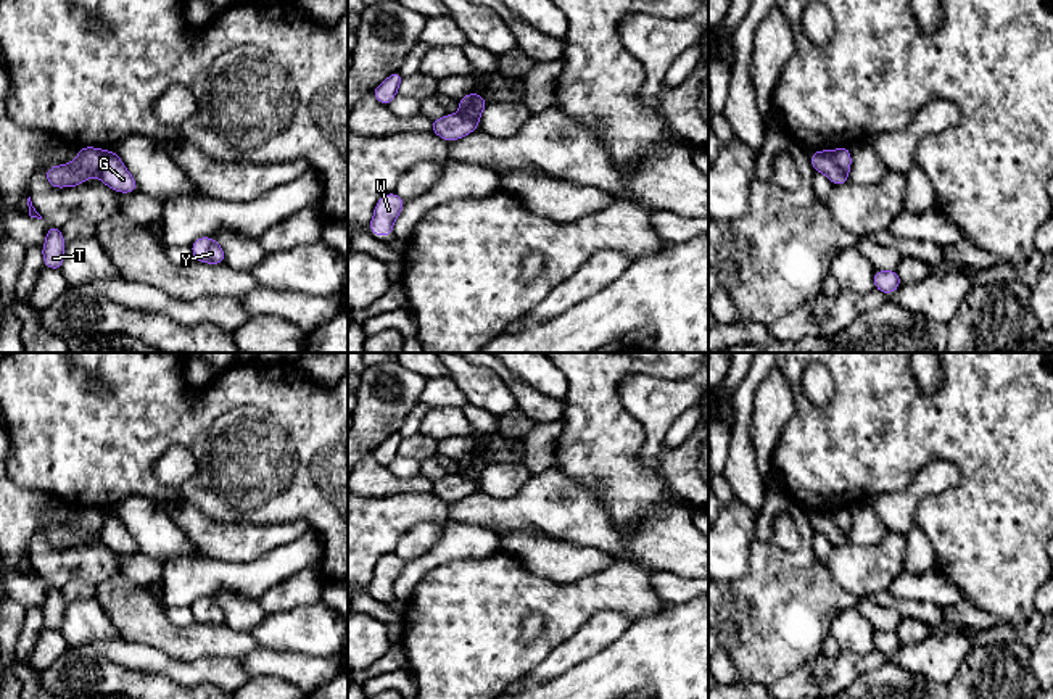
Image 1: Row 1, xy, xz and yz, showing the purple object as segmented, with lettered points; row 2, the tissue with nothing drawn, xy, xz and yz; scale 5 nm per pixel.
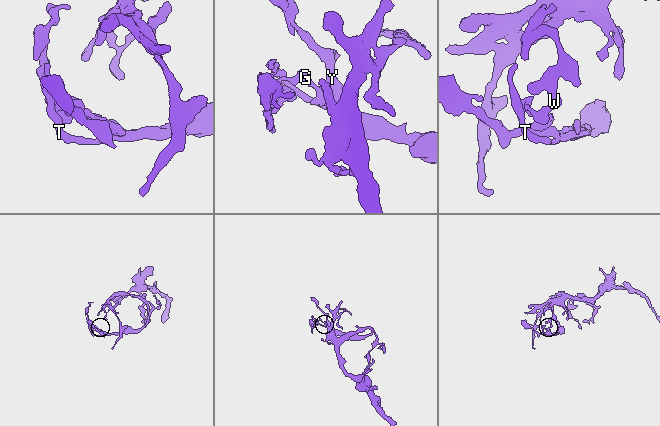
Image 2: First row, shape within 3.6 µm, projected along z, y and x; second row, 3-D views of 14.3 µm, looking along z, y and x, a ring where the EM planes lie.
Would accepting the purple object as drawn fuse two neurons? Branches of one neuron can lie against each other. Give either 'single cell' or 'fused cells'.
fused cells

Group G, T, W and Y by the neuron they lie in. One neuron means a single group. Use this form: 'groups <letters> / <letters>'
groups G T Y / W

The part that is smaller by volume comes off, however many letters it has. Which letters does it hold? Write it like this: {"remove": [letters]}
{"remove": ["W"]}

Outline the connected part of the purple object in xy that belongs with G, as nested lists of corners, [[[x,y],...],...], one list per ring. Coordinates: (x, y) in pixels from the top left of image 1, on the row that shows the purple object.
[[[113,150],[105,159],[100,179],[101,184],[119,193],[130,193],[138,190],[135,179]]]

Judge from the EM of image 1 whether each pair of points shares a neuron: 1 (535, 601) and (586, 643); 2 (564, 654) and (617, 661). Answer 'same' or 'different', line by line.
1: different
2: different

